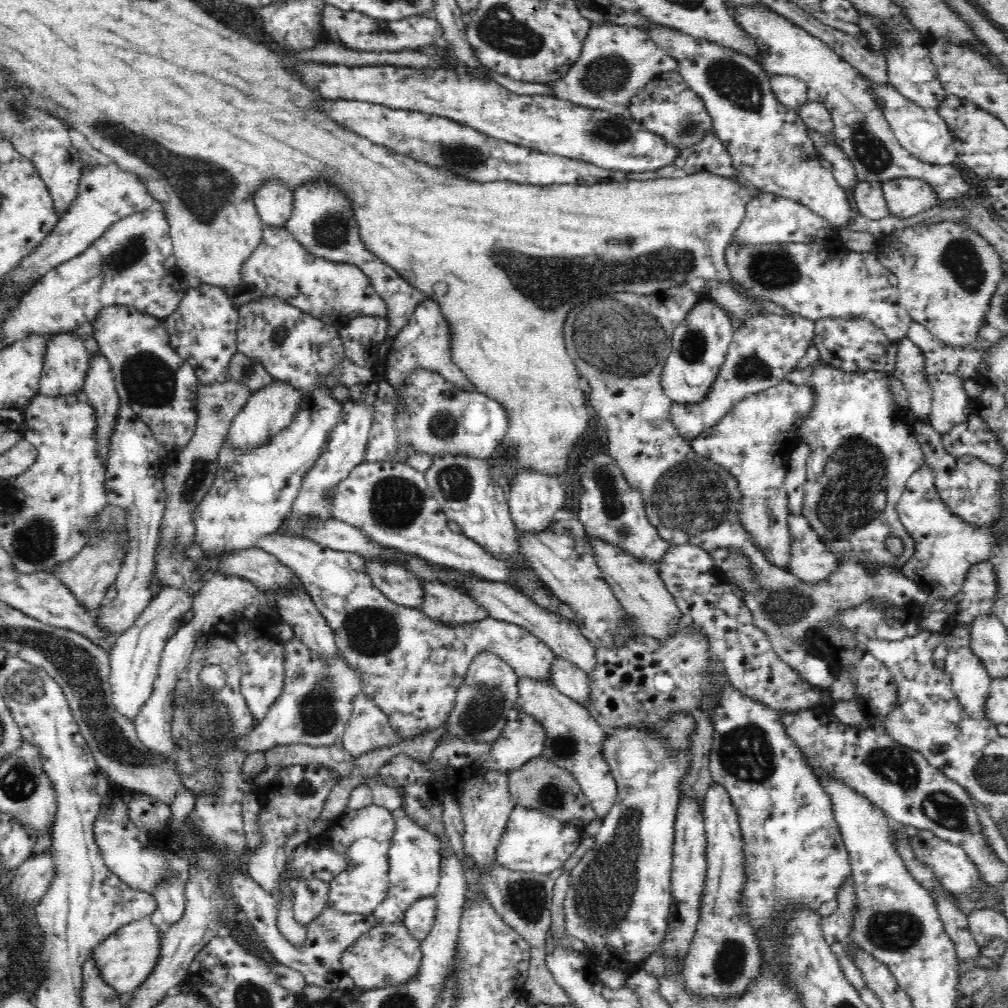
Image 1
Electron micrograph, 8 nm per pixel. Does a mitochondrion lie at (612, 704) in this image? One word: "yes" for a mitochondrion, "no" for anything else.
no

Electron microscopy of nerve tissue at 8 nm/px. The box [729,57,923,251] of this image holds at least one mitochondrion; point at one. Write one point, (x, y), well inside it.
(873, 153)

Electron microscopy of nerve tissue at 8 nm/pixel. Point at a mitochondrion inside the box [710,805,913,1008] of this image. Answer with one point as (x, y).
(729, 963)

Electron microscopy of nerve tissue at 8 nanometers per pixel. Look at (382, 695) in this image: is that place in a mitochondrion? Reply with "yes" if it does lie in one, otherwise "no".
no

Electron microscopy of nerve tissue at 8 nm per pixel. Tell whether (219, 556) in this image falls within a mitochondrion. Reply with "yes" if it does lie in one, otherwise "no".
no

